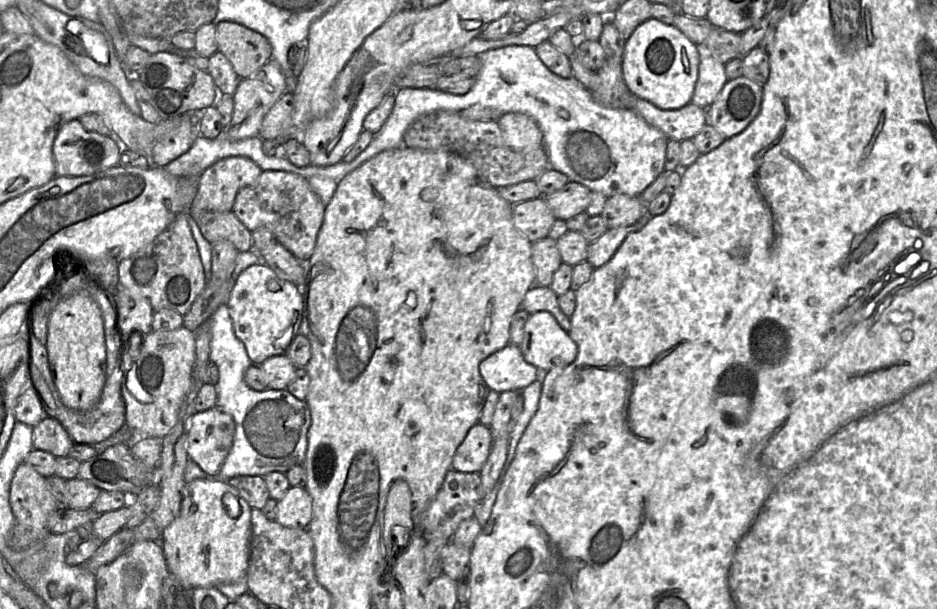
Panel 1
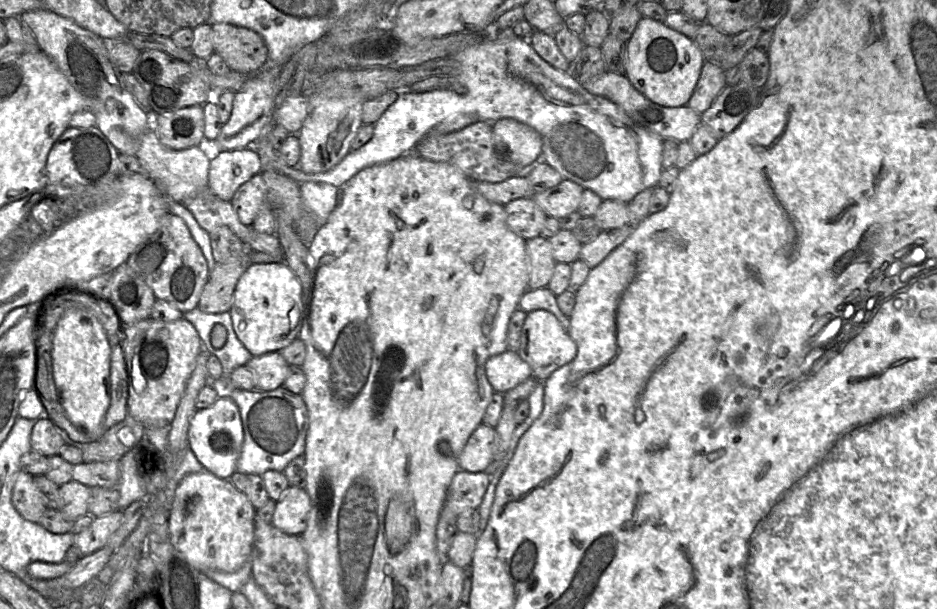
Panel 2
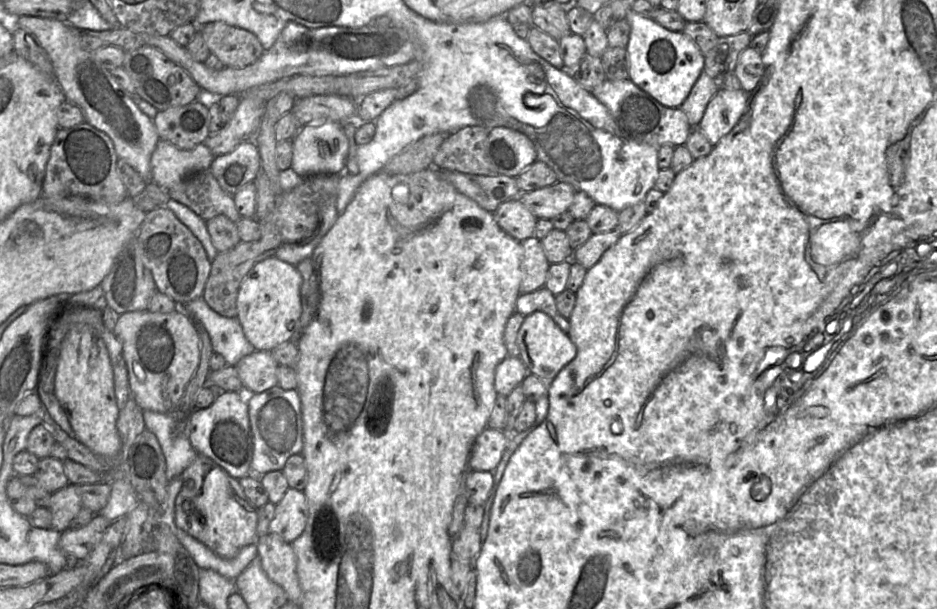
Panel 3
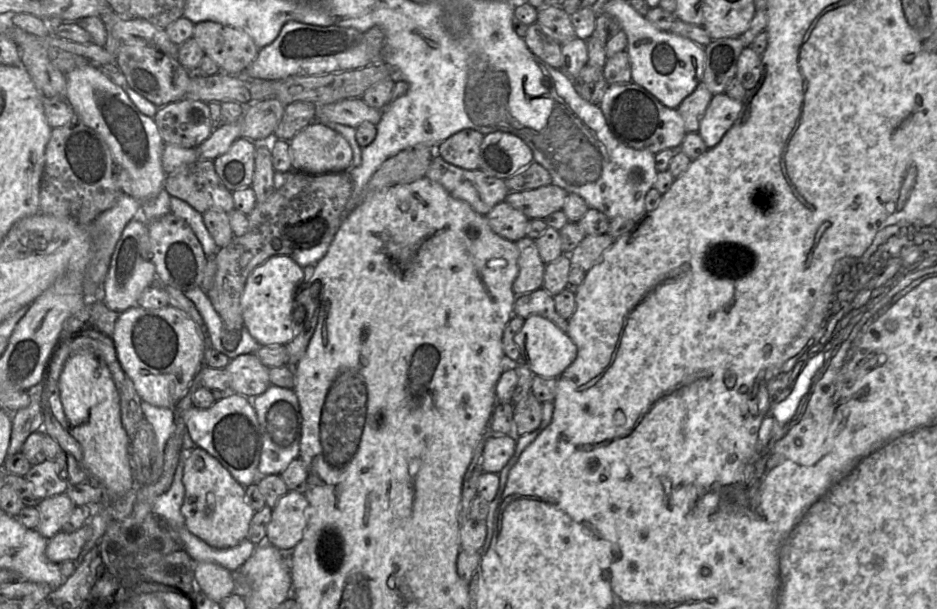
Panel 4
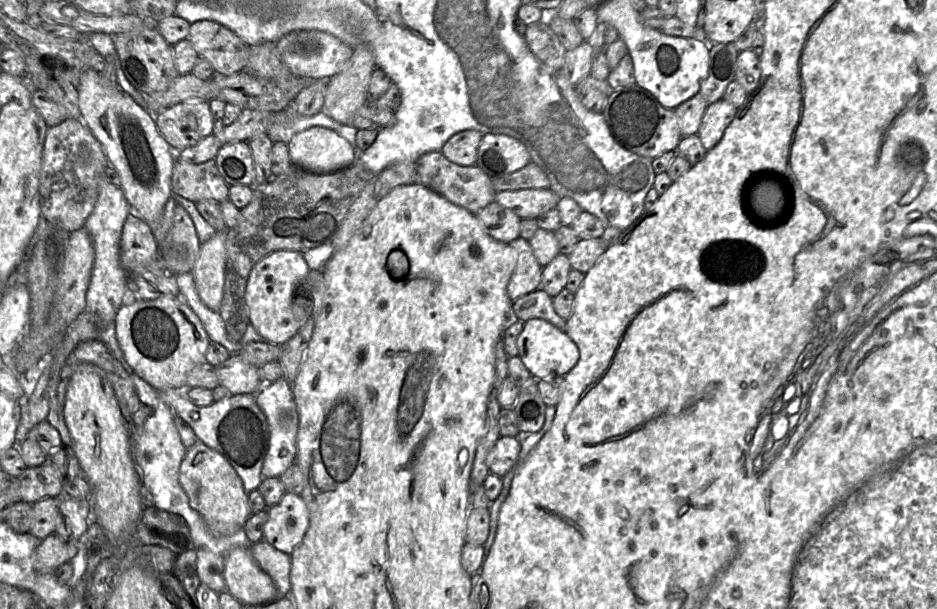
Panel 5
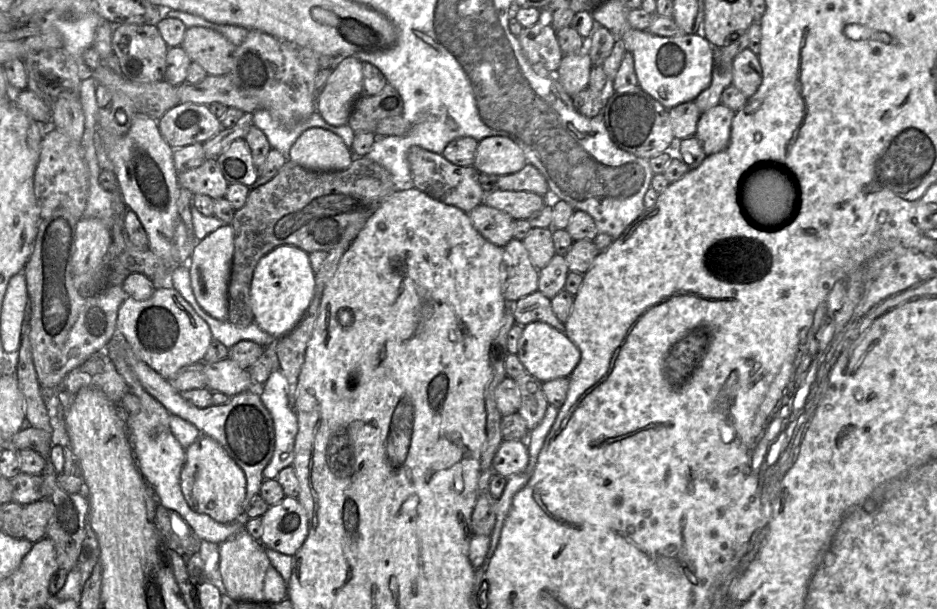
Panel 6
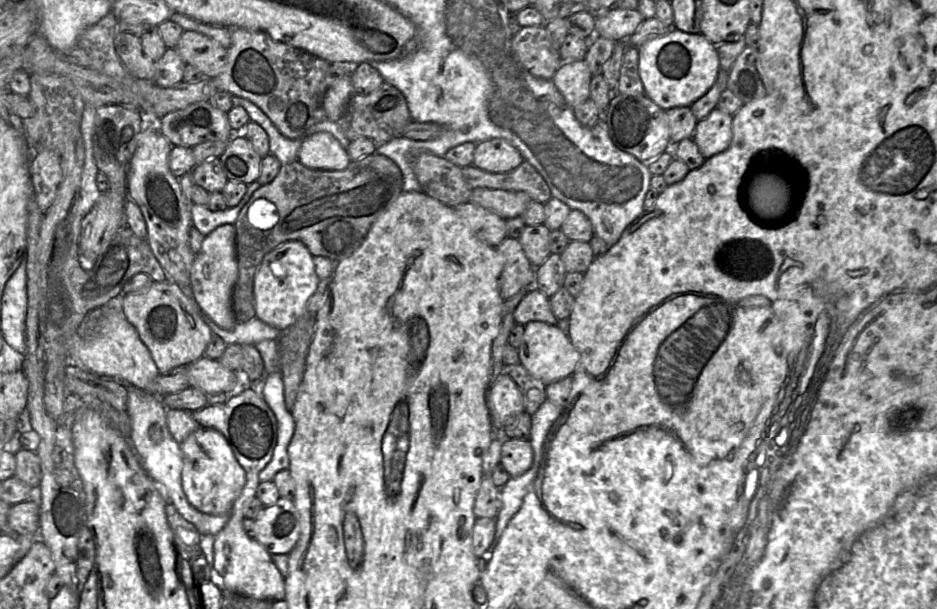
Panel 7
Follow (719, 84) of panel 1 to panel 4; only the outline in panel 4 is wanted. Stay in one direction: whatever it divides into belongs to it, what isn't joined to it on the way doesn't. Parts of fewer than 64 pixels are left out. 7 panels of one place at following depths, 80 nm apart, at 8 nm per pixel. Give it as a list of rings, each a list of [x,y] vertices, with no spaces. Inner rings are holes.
[[[700,82],[695,90],[688,95],[678,106],[677,111],[681,115],[686,133],[698,132],[700,122],[713,94]]]

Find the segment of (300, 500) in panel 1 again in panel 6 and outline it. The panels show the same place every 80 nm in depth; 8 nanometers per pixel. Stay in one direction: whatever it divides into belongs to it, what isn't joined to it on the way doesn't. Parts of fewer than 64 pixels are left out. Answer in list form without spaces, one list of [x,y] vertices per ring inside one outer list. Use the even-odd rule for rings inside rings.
[[[285,496],[279,503],[269,506],[262,519],[262,535],[258,540],[264,548],[295,555],[304,543],[309,520],[296,497]]]

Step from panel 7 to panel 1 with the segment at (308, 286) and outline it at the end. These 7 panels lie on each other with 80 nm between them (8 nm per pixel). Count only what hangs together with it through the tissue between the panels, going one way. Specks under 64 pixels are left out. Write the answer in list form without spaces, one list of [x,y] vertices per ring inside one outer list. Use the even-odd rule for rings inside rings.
[[[254,264],[243,270],[235,280],[227,302],[235,335],[246,348],[252,364],[285,354],[299,333],[303,317],[303,288],[280,279],[264,264]]]

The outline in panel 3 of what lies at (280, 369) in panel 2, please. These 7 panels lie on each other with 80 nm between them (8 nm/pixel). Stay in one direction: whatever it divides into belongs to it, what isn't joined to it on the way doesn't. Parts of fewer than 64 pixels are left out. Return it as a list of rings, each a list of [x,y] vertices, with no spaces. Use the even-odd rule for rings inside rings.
[[[256,350],[243,357],[235,367],[244,389],[249,393],[261,393],[278,384],[278,365],[271,351]]]

